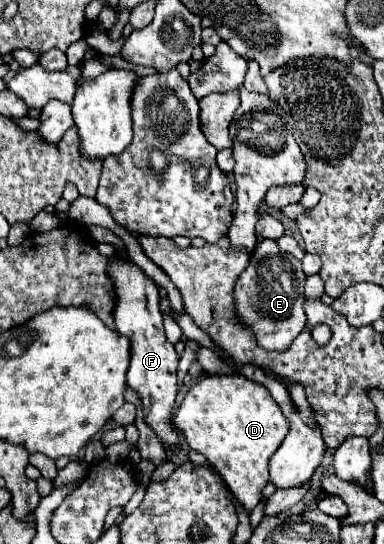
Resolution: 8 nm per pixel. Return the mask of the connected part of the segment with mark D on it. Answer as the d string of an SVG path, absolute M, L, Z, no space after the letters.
M242 374L230 376L204 376L196 386L190 388L186 398L182 400L178 412L172 418L176 430L184 436L186 446L206 456L210 466L224 478L228 490L242 504L244 512L250 514L254 506L260 502L260 492L268 484L268 460L278 450L282 440L288 434L288 420L284 418L280 406L274 402L270 392Z

